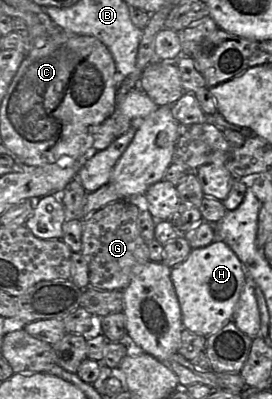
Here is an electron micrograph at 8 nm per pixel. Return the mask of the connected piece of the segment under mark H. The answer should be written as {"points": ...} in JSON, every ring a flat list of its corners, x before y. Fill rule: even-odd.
{"points":[[215,239,206,247,192,249,183,262,171,268,170,276,185,329,207,338,233,322,246,273,237,255,224,241]]}

